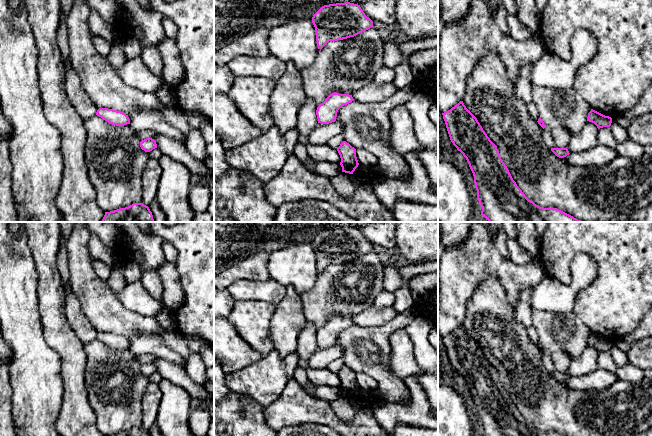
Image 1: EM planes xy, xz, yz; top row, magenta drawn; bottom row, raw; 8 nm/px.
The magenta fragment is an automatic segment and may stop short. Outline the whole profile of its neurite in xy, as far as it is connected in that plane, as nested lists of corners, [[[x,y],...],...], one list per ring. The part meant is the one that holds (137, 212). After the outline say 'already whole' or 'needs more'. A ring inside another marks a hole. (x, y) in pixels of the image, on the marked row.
[[[143,203],[105,212],[102,222],[154,222],[152,212]]]; already whole

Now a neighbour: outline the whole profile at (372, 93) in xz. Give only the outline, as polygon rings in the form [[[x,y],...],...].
[[[372,82],[352,94],[355,101],[360,103],[379,103],[392,97],[398,91],[392,83],[377,85]]]

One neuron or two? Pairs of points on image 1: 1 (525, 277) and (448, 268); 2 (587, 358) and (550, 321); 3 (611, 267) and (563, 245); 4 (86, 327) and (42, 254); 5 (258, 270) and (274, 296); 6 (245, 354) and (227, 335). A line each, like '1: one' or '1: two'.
1: one
2: one
3: one
4: two
5: two
6: one

